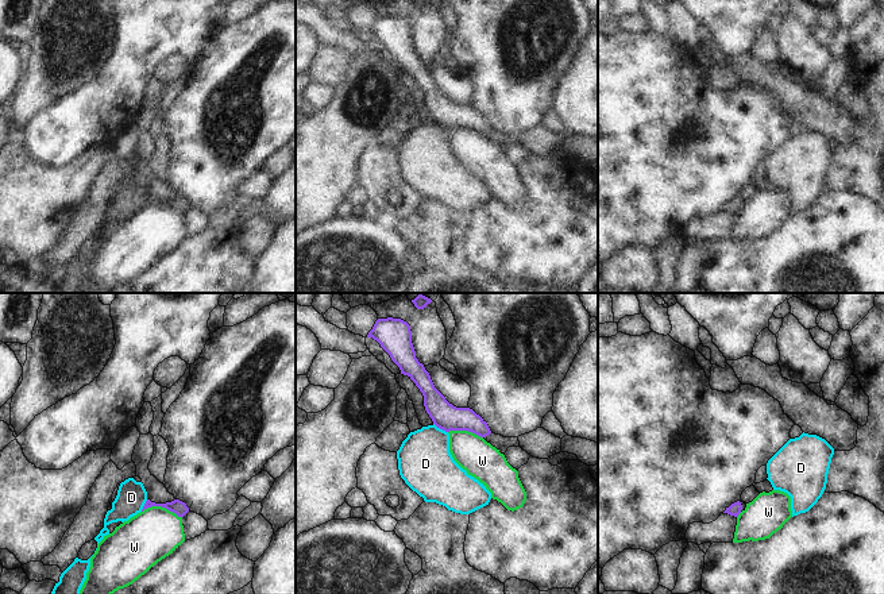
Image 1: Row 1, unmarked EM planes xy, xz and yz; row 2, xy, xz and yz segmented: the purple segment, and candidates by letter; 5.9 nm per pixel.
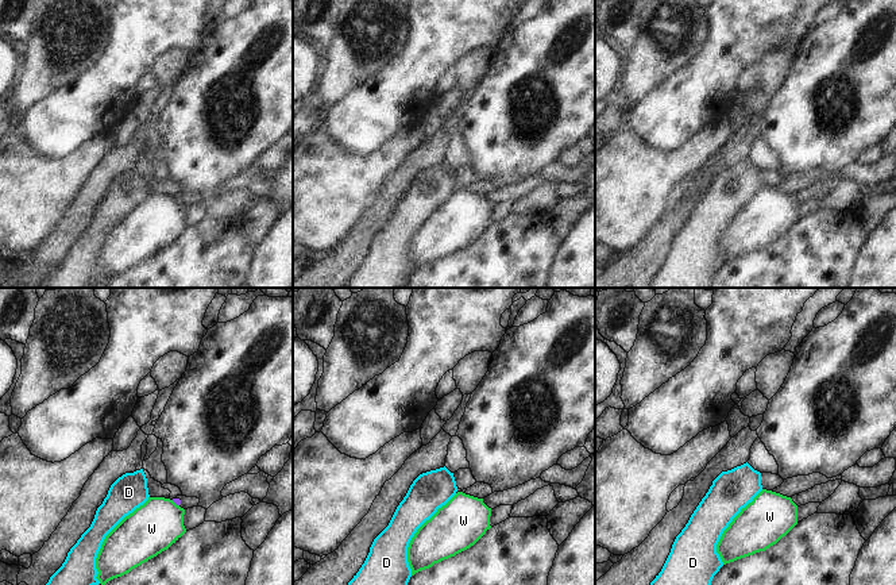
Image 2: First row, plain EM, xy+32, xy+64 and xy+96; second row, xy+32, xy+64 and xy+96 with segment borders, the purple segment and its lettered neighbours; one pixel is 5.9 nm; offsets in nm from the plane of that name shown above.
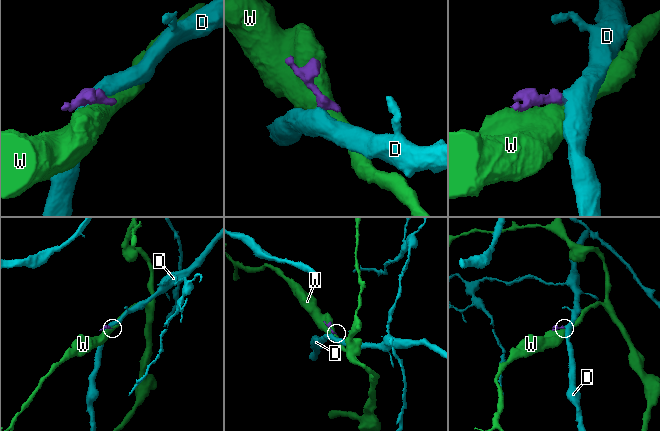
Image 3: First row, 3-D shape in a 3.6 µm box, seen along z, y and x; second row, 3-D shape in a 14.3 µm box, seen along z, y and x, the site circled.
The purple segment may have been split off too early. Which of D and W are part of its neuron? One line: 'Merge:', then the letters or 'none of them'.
Merge: none of them

